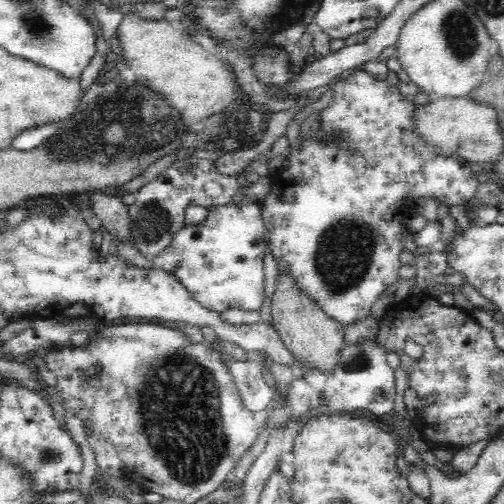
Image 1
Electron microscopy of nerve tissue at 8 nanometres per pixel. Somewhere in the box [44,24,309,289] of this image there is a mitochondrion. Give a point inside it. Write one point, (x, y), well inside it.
(73, 149)

